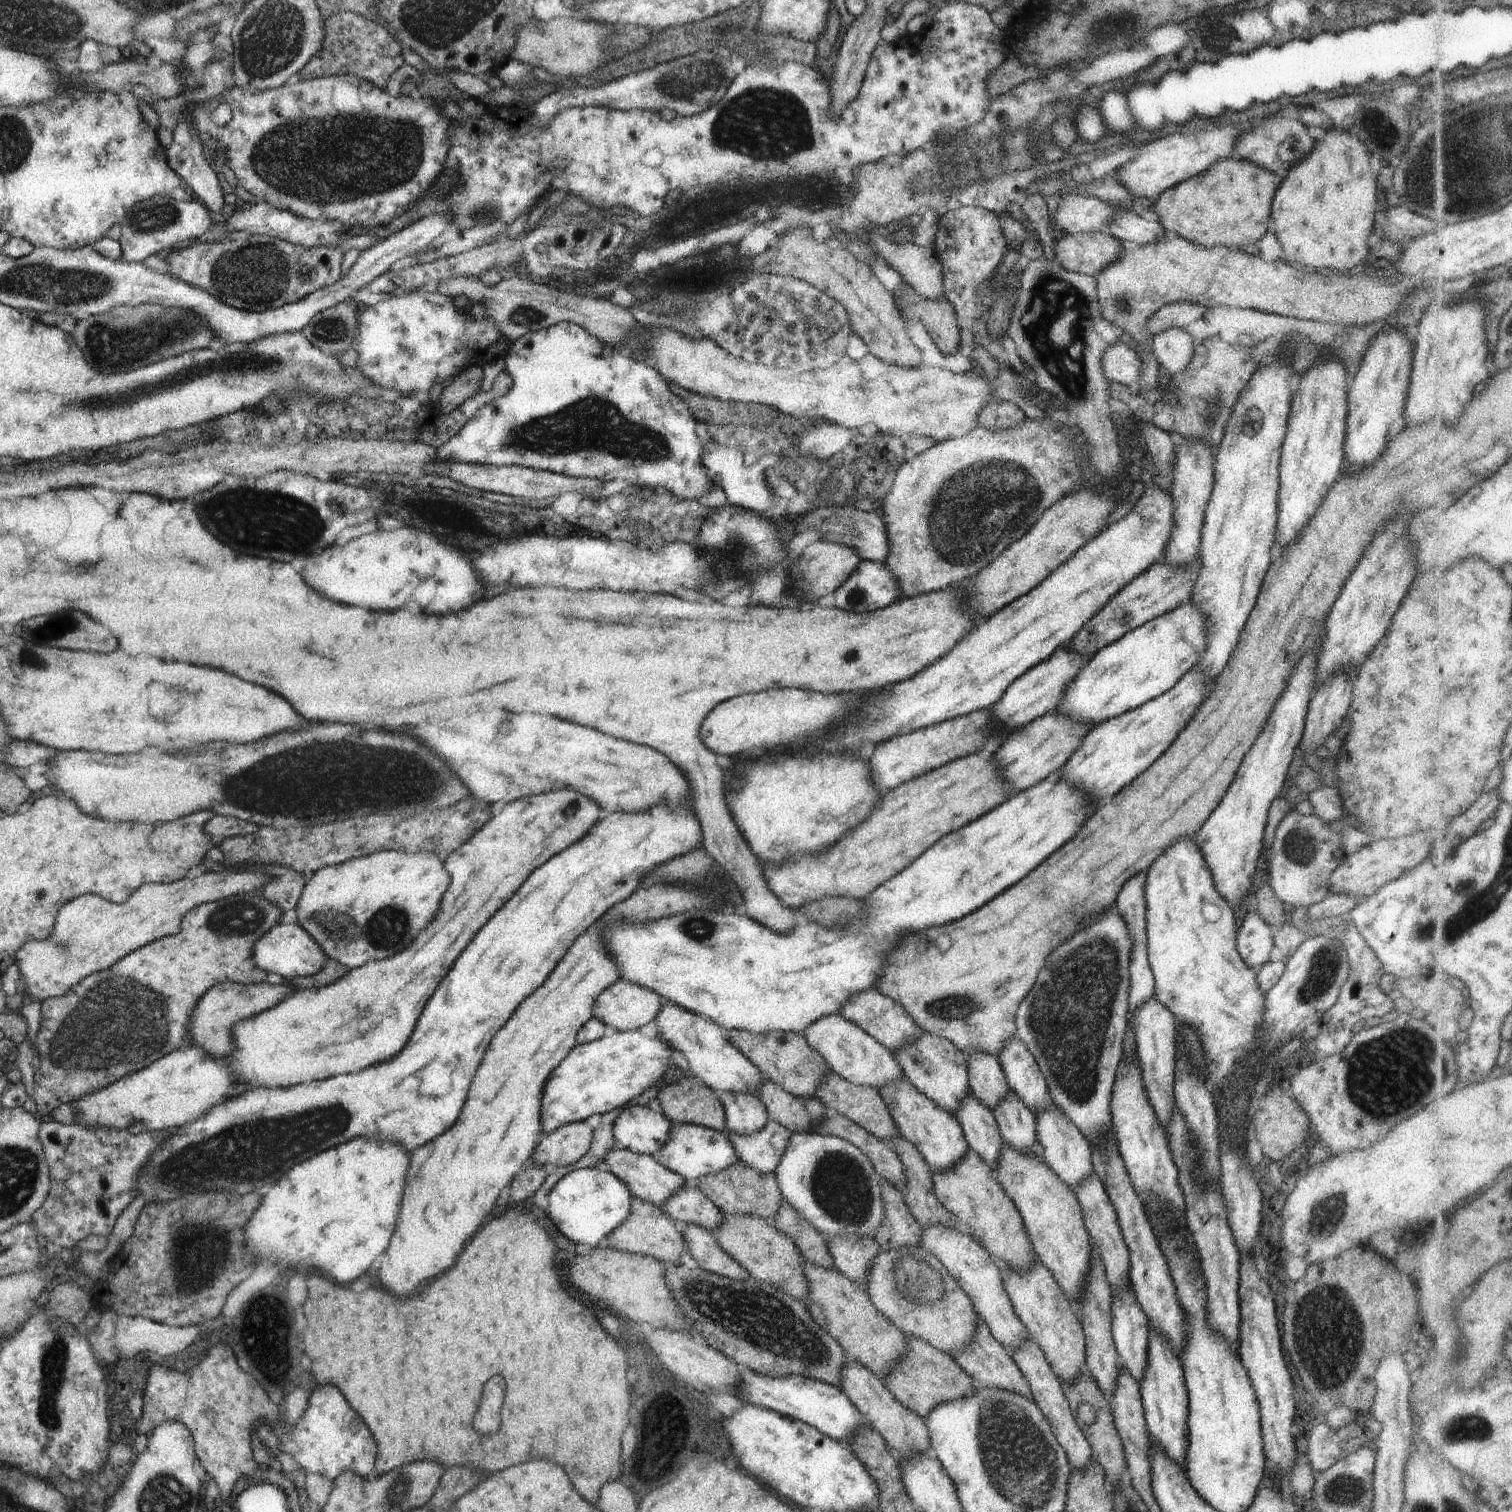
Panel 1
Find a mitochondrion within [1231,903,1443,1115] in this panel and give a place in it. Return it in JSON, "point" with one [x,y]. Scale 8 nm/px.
{"point":[1321,976]}

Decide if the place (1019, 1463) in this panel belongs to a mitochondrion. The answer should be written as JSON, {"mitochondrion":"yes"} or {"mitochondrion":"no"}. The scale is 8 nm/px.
{"mitochondrion":"yes"}

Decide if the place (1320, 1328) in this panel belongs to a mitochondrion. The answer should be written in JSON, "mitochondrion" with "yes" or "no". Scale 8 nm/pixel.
{"mitochondrion":"yes"}

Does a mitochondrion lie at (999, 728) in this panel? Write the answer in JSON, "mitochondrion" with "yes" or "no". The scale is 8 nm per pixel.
{"mitochondrion":"no"}

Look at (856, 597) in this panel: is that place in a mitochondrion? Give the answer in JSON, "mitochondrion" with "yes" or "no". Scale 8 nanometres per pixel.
{"mitochondrion":"yes"}

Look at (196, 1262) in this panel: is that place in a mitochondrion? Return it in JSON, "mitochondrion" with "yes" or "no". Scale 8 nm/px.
{"mitochondrion":"yes"}

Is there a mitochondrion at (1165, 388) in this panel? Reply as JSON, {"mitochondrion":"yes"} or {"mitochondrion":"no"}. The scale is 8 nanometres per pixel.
{"mitochondrion":"no"}

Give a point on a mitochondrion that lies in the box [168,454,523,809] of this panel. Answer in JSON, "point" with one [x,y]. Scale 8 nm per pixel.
{"point":[250,516]}

